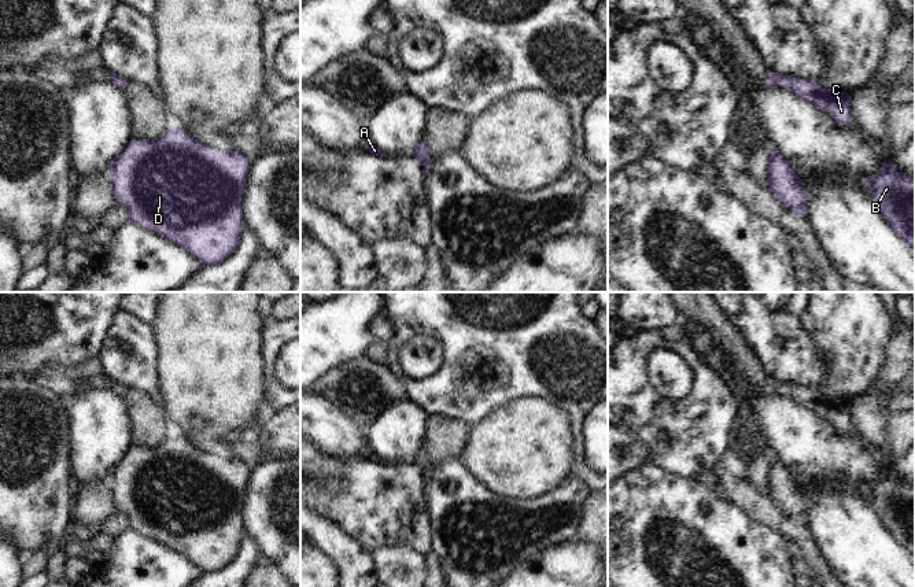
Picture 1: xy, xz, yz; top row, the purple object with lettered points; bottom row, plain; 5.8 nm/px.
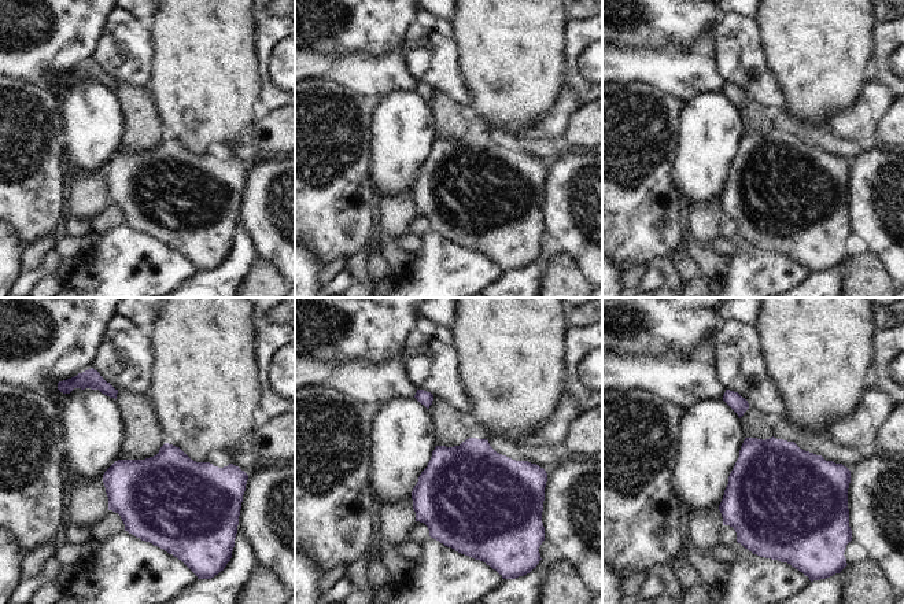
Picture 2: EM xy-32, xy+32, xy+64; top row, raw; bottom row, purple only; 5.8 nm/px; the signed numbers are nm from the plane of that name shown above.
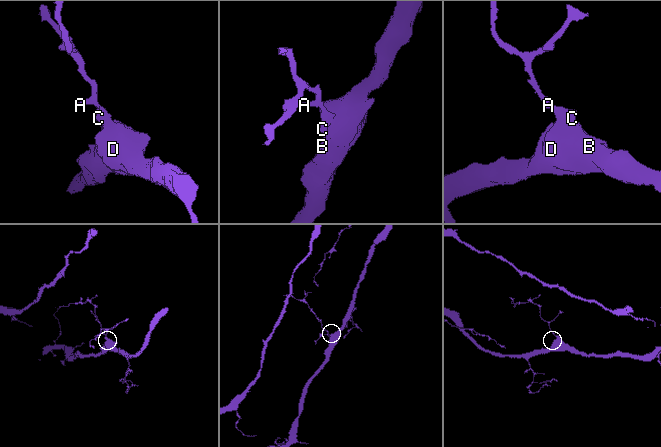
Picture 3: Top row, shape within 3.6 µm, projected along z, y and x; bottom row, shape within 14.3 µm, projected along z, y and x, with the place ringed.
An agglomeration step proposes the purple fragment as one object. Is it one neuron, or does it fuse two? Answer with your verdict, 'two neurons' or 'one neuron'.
one neuron

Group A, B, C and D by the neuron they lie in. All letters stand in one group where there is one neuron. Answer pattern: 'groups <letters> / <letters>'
groups A B C D

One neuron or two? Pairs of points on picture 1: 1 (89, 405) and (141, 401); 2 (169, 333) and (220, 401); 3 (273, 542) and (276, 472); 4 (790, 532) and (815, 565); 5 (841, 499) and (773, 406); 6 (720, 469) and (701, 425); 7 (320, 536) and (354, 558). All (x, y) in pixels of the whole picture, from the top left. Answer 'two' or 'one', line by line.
1: two
2: one
3: one
4: one
5: one
6: two
7: one

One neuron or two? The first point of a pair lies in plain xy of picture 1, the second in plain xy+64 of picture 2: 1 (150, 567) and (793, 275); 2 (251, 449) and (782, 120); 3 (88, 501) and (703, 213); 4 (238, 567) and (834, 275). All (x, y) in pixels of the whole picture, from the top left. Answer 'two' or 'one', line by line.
1: one
2: one
3: one
4: one

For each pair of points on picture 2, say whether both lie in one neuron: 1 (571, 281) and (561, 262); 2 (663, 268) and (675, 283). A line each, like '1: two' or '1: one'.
1: one
2: one

